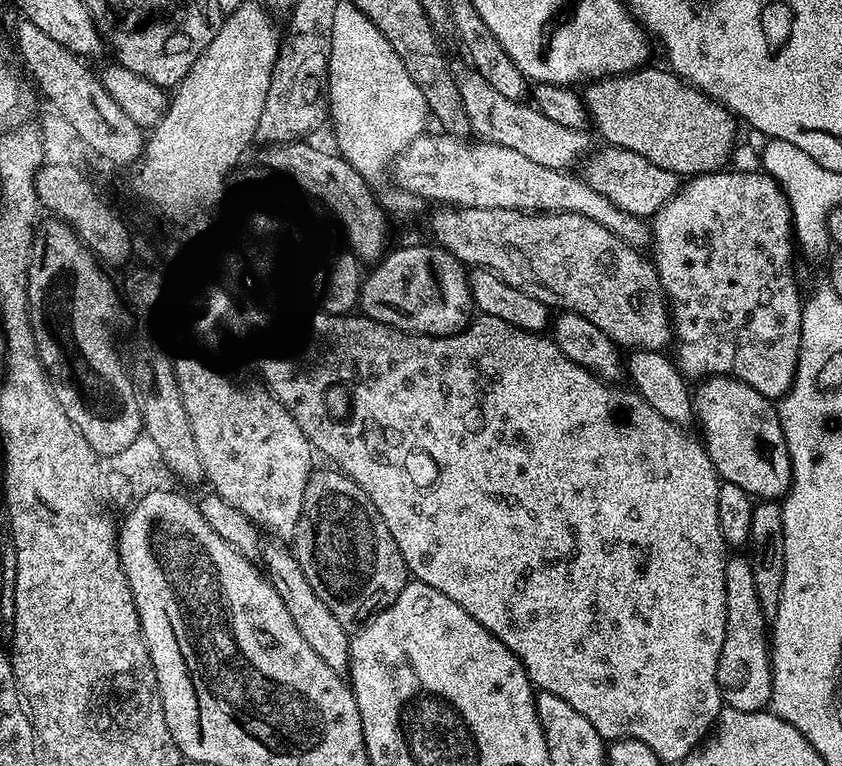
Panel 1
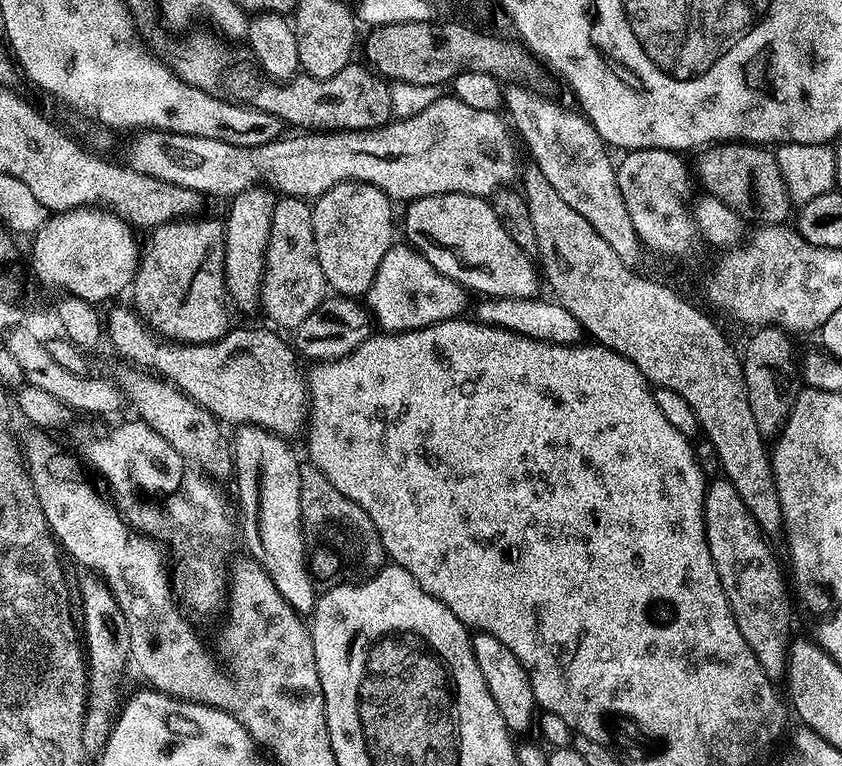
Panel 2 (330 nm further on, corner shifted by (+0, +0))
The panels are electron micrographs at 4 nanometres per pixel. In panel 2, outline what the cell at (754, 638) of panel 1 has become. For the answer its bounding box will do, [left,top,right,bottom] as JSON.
[704,478,792,677]

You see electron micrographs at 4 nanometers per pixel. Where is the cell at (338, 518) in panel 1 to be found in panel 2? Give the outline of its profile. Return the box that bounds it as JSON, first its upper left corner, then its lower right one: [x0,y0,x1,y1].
[300,462,386,582]

